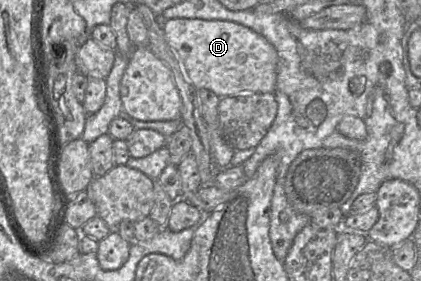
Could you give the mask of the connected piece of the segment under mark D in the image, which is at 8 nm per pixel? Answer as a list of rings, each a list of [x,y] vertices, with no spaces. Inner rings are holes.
[[[198,18],[167,19],[162,24],[165,37],[178,55],[187,82],[213,91],[219,97],[244,93],[273,93],[276,87],[278,55],[274,46],[262,35],[241,24],[223,20]]]

